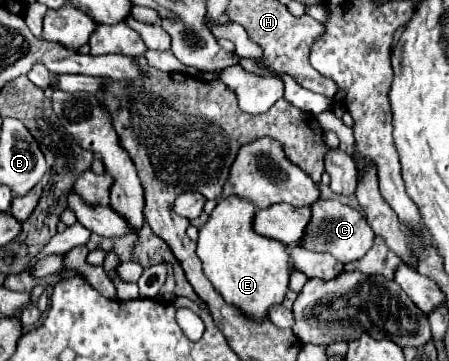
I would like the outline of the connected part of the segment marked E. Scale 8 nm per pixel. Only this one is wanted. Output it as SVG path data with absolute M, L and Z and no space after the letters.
M227 197L217 203L207 223L199 229L197 255L207 279L219 295L245 317L253 321L269 319L269 309L281 305L289 289L289 261L285 245L253 231L255 207L239 197Z

